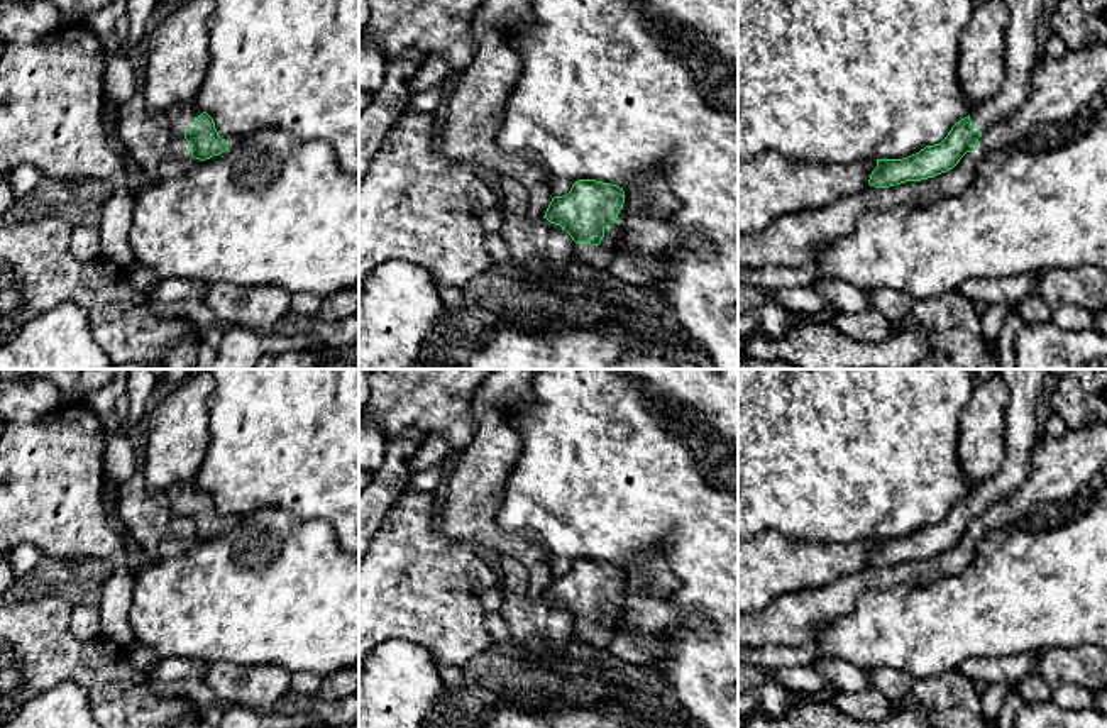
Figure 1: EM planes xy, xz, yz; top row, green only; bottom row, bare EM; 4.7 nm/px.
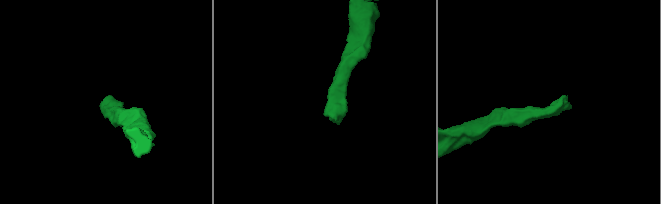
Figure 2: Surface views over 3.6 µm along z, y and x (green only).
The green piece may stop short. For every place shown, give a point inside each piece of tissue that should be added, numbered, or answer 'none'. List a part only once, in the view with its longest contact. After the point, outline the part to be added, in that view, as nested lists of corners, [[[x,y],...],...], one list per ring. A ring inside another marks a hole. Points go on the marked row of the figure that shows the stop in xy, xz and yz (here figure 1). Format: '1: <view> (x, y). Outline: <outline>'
1: xy (181, 117). Outline: [[[195,100],[168,110],[171,132],[176,139],[184,139],[184,132],[195,127],[195,119],[203,112],[196,107]]]

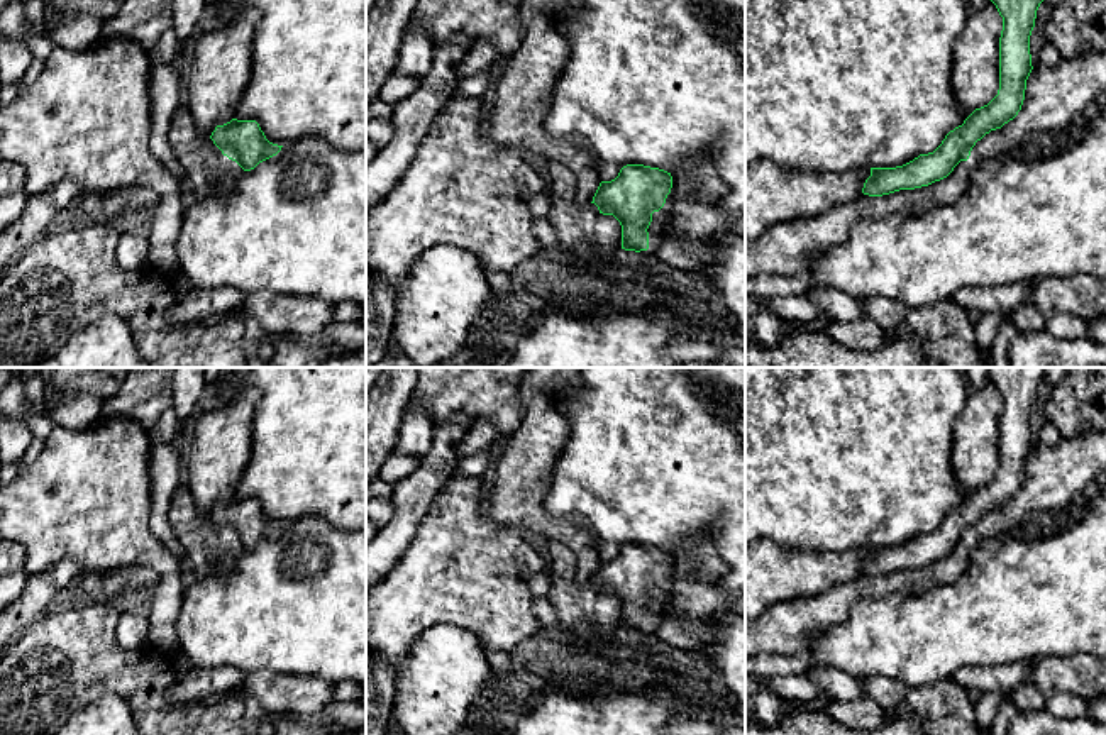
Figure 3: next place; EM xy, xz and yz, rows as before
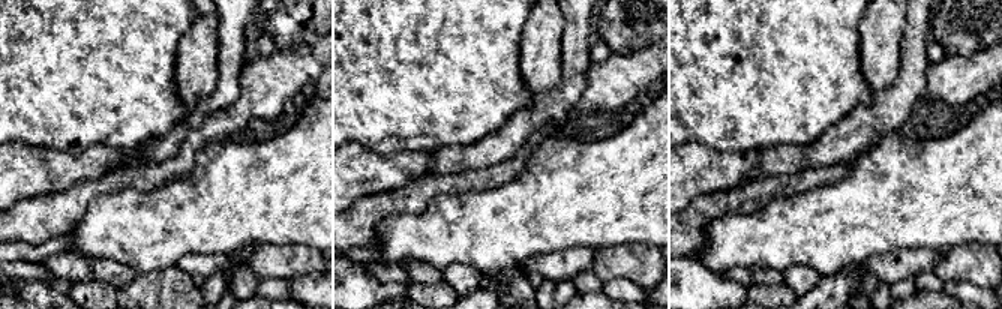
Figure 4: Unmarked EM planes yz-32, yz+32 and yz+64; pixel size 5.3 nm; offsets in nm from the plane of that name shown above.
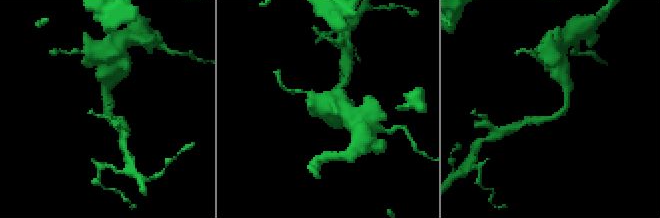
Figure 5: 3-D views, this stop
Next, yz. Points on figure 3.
none

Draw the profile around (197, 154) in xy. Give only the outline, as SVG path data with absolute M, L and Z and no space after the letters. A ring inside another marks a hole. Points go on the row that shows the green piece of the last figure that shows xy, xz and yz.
M185 103L171 117L168 142L183 166L190 198L202 198L234 188L244 169L205 137Z

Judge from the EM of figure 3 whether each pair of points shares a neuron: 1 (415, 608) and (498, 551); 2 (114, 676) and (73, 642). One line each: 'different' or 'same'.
1: same
2: same

